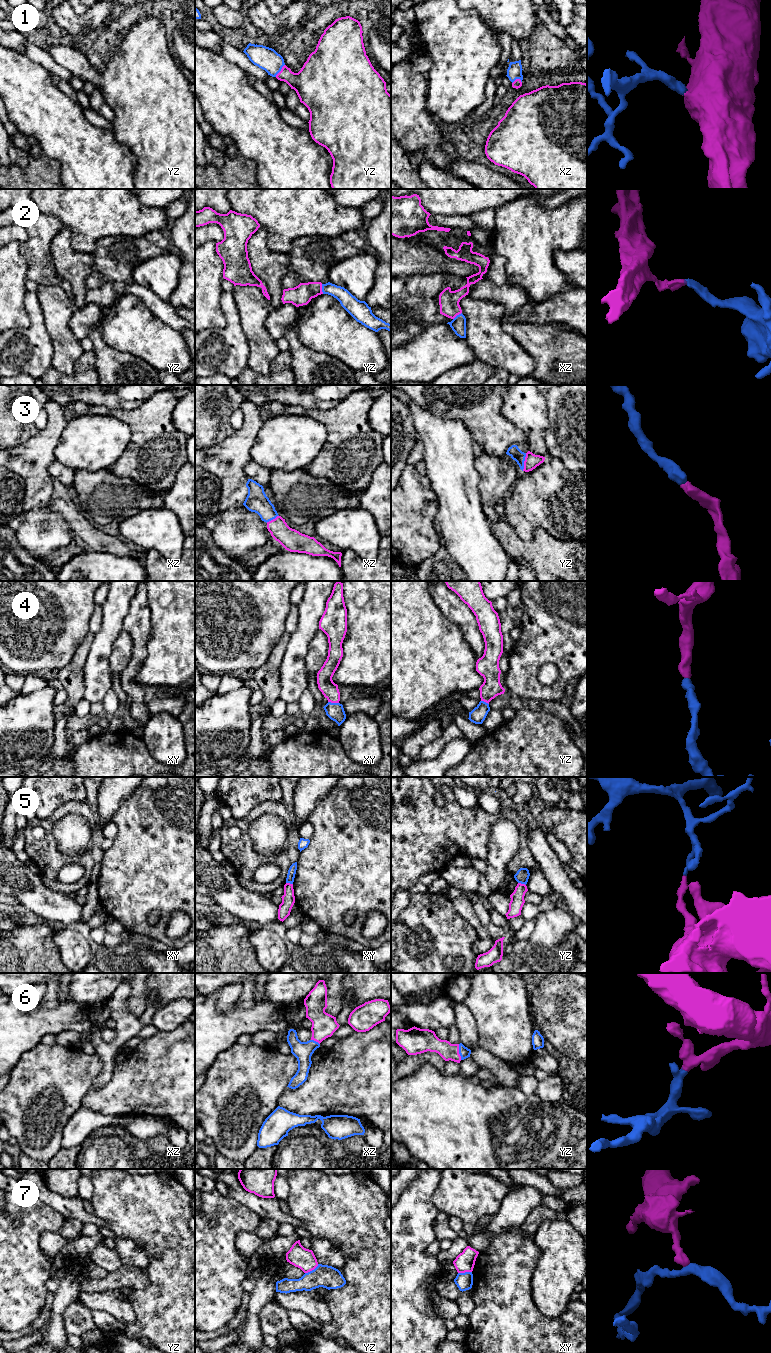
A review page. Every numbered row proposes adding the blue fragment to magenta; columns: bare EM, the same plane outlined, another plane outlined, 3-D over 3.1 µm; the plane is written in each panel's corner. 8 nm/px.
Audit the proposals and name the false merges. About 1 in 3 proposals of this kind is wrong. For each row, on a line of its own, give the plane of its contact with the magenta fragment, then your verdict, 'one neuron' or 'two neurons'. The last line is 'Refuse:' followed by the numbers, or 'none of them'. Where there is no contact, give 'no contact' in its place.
1: contact in yz; one neuron
2: contact in yz; one neuron
3: contact in yz; one neuron
4: contact in xy; one neuron
5: contact in yz; two neurons
6: contact in yz; one neuron
7: contact in yz; two neurons
Refuse: 5, 7

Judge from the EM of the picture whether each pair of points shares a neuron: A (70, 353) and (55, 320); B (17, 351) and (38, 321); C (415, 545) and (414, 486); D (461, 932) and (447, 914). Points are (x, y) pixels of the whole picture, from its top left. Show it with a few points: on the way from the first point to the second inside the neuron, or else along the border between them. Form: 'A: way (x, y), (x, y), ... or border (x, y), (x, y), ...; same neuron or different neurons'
A: way (66, 345), (59, 328); same neuron
B: way (24, 344), (37, 328); same neuron
C: way (415, 530), (416, 511), (414, 509), (414, 501); same neuron
D: way (457, 928), (447, 918); same neuron

